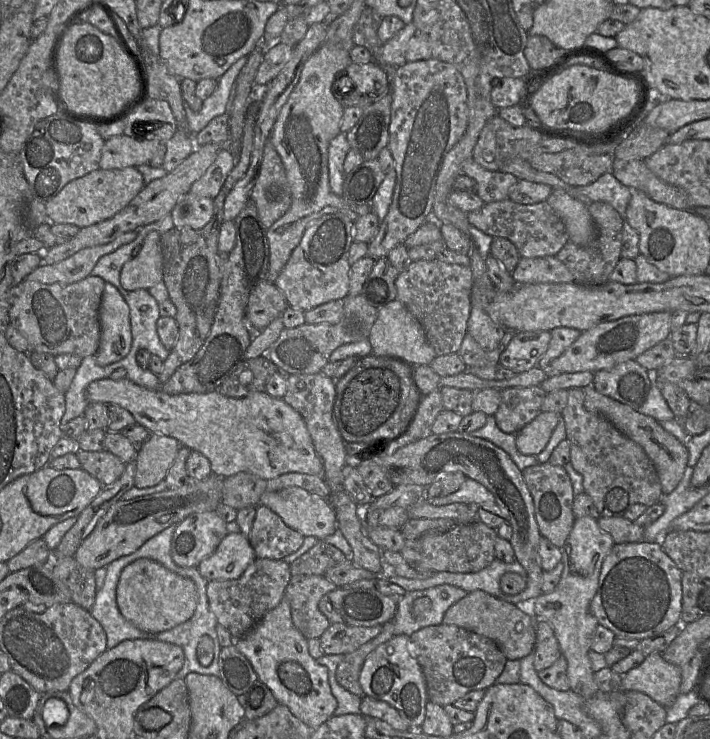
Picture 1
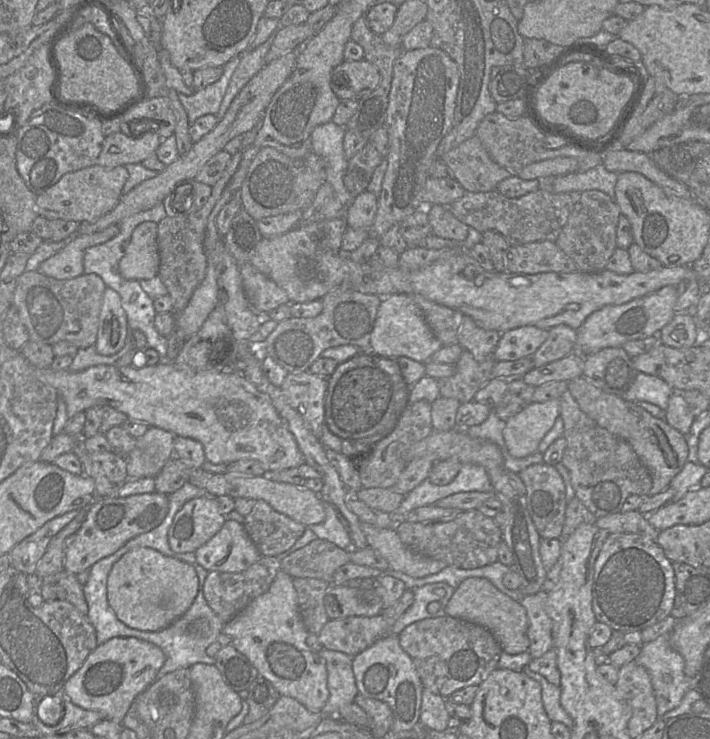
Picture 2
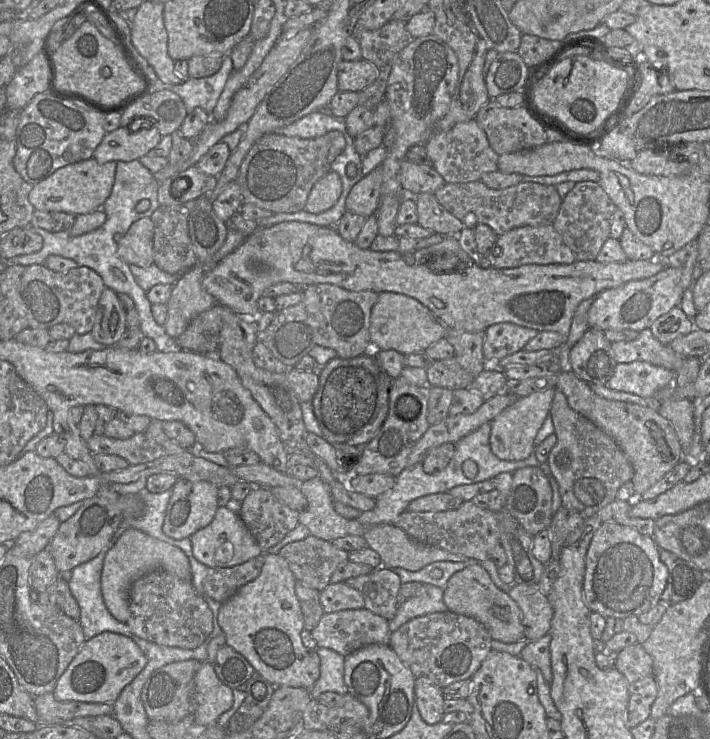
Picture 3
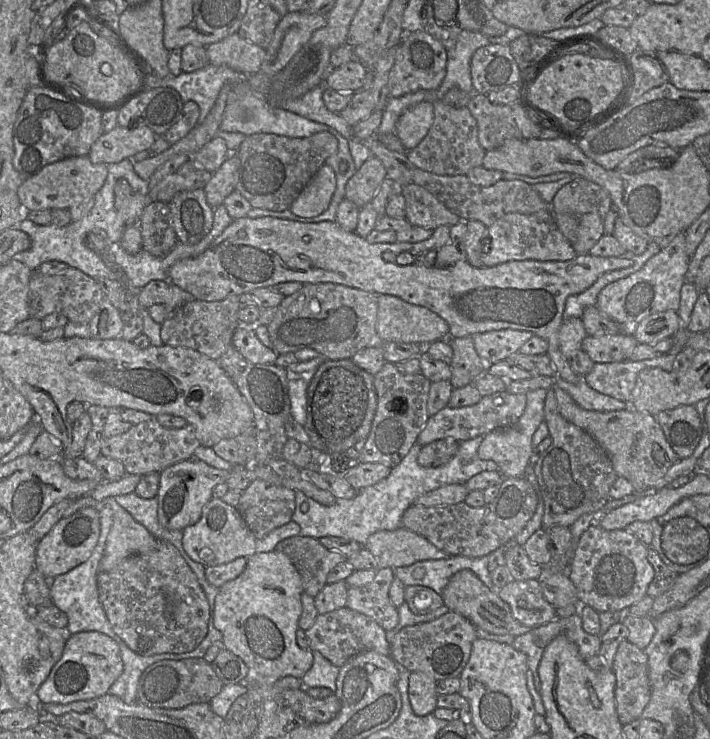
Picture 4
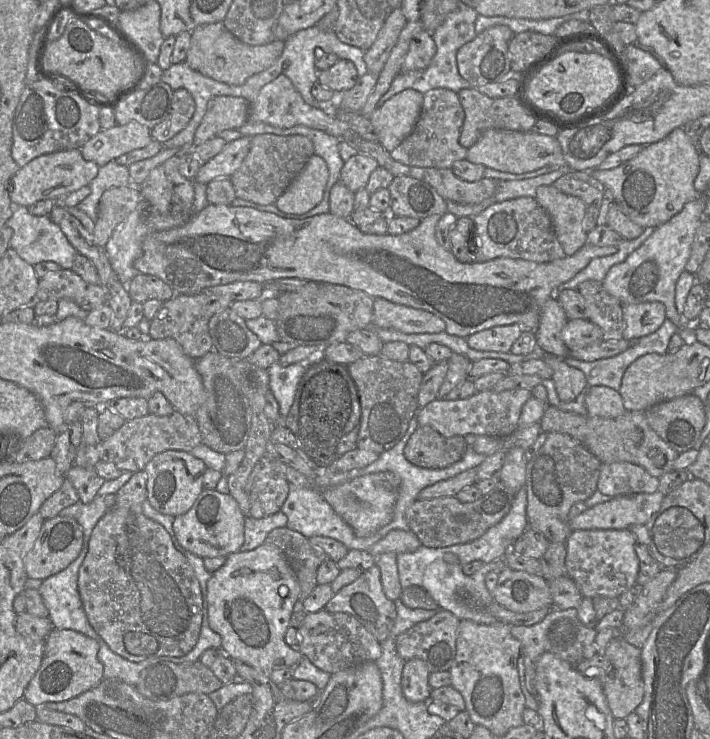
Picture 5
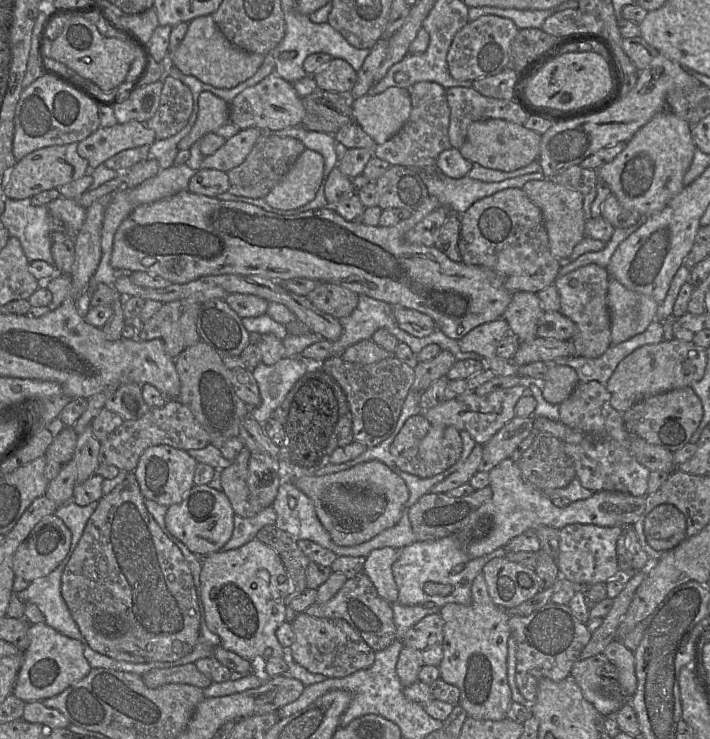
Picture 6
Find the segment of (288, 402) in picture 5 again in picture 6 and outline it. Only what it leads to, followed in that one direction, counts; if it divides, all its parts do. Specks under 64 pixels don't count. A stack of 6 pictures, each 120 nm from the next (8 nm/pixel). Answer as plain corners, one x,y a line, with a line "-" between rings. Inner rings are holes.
301,356
283,357
274,364
260,363
253,370
253,376
257,381
261,396
261,404
250,408
250,415
260,424
264,424
273,417
275,409
281,405
294,384
307,372
306,364

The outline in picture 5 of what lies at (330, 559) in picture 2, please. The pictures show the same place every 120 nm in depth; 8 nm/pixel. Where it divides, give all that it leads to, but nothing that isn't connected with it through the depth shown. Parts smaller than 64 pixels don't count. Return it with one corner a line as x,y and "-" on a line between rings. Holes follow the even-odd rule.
287,527
270,531
265,542
279,548
286,556
300,585
298,601
304,601
318,585
317,569
328,557
321,549
313,547
307,537

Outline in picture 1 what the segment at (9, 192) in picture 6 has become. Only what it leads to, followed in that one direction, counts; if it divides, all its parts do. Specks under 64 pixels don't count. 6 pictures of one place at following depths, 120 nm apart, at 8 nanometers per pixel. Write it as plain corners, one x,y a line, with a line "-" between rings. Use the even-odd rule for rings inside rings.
136,167
108,170
98,168
68,182
44,205
52,223
84,228
112,218
125,208
144,186
143,176

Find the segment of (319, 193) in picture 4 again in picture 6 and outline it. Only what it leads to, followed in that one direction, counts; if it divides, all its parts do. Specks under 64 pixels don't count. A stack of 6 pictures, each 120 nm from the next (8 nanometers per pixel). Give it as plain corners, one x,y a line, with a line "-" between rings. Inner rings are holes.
306,148
264,200
281,210
299,208
315,198
323,172
323,156

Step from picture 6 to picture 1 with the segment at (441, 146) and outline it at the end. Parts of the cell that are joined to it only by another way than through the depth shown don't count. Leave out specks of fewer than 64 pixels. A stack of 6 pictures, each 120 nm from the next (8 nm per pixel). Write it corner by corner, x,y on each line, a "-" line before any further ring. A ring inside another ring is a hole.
473,158
463,163
463,174
476,181
476,194
485,202
509,199
509,189
519,179
512,174
487,170

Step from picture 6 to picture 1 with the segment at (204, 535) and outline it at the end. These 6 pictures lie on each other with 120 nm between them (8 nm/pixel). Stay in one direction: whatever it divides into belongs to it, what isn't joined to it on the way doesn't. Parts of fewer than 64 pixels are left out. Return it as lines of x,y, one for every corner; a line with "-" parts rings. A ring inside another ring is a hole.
241,532
228,533
216,550
199,563
197,569
208,581
234,580
255,559
255,552
247,537

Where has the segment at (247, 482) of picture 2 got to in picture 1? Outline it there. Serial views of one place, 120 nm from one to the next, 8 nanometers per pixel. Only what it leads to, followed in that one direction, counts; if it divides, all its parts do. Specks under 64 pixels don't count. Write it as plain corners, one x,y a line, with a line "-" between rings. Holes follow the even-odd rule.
300,487
266,490
260,497
260,504
270,508
304,537
324,540
338,528
335,510
328,500

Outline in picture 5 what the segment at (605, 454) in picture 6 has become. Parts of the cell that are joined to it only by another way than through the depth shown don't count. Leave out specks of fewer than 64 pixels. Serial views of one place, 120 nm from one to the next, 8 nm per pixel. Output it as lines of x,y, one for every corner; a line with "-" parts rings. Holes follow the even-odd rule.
588,386
585,393
587,415
615,418
626,412
622,396
607,386
-
629,462
603,463
597,490
609,497
657,491
659,479

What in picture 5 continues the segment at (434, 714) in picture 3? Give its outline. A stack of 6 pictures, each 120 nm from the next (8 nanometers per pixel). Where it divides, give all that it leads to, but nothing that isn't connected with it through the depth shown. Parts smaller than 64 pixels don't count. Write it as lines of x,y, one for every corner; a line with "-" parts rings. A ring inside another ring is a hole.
420,659
407,660
403,666
401,687
405,698
413,703
430,701
429,670

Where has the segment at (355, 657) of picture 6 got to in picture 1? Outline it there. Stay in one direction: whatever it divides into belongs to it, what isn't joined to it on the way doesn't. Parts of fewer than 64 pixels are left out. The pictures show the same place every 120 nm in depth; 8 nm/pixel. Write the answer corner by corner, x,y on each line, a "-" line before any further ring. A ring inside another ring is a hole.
332,623
319,638
324,654
346,655
374,639
382,630
383,625
373,627
350,626

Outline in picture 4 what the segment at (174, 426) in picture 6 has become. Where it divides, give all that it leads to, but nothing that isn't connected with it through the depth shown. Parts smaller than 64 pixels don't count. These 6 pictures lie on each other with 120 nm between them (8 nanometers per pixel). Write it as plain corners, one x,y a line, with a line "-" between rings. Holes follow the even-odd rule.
156,419
132,425
125,433
105,438
101,445
101,454
121,462
127,474
145,475
162,472
164,469
183,460
194,457
195,449
200,445
193,425
178,429
162,426

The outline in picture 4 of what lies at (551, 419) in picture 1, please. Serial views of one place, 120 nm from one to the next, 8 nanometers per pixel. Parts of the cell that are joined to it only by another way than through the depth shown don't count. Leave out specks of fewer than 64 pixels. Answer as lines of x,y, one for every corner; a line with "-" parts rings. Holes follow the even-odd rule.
538,388
526,393
525,409
518,421
511,427
496,429
484,435
478,448
478,456
485,460
492,460
498,465
498,471
503,477
525,477
533,452
532,437
544,420
544,404
548,390

